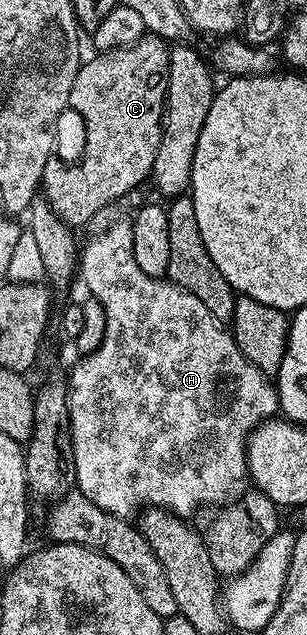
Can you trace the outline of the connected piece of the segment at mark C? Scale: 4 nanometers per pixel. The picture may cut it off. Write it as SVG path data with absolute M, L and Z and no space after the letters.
M145 35L140 40L128 45L124 49L114 49L110 53L100 53L93 61L85 60L80 66L78 75L74 79L74 87L70 91L68 104L71 112L76 112L84 120L84 158L77 165L63 165L59 159L53 159L46 163L44 180L42 182L42 193L49 203L50 208L56 212L65 224L71 227L77 225L88 225L92 216L98 211L115 206L115 201L127 198L128 194L139 190L143 181L147 182L152 176L154 159L158 155L158 143L160 142L160 130L164 124L164 100L168 98L168 51L169 46L161 38Z

